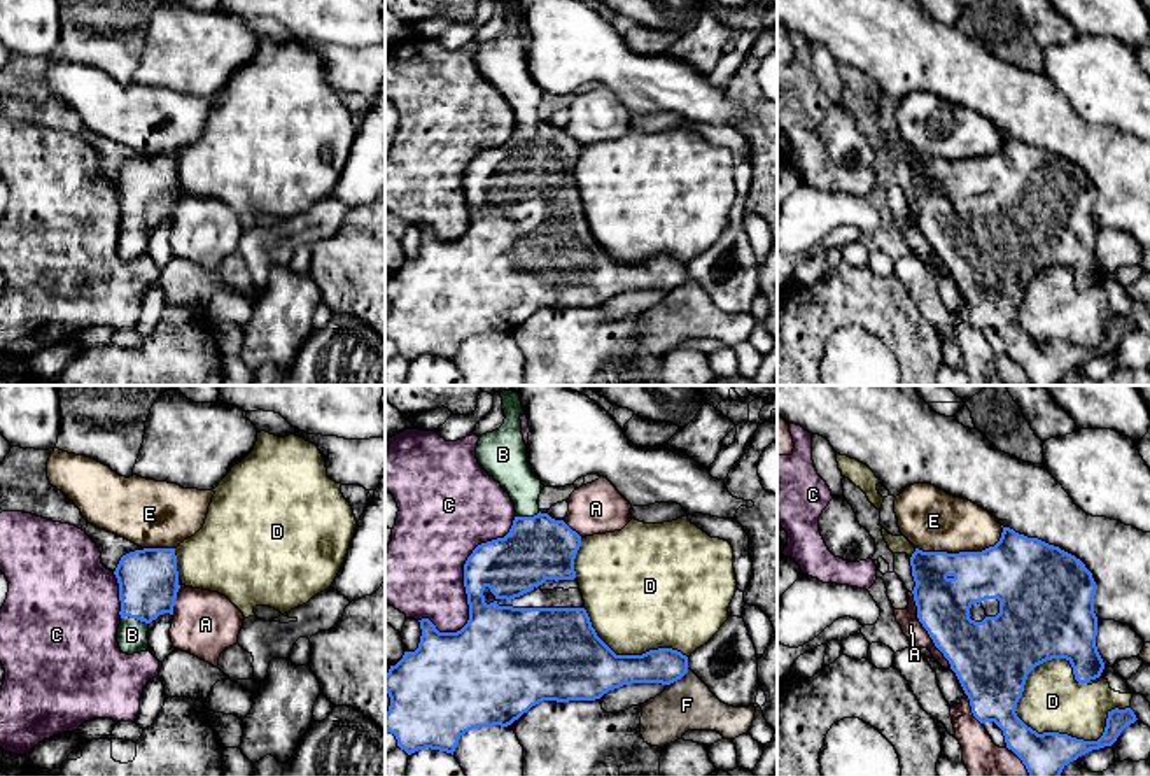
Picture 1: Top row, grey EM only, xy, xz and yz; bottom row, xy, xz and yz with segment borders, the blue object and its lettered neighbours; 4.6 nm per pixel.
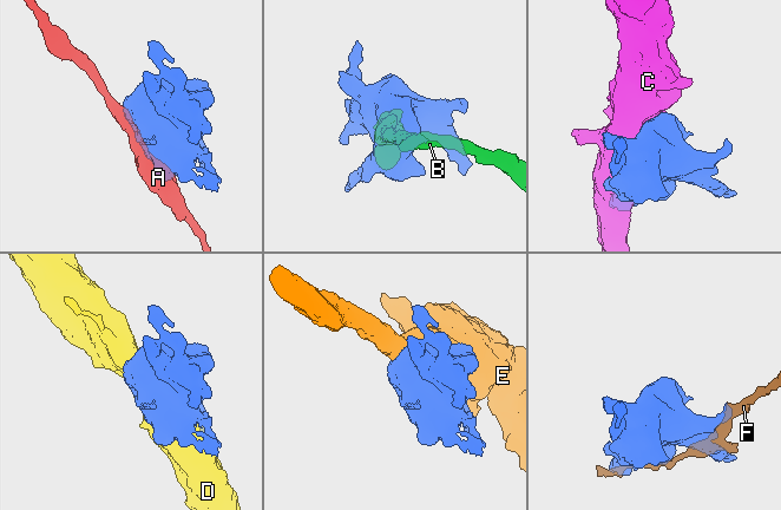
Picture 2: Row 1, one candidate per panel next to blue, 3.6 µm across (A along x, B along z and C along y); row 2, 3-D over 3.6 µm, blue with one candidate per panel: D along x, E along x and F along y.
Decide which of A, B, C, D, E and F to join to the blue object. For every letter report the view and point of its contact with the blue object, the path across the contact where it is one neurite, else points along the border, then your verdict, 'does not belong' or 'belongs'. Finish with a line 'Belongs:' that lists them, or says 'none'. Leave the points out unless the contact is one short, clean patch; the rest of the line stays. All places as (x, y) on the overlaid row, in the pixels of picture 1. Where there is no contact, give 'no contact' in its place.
A: yz (928, 633) | does not belong
B: xy (135, 617) | belongs
C: xz (464, 585) | does not belong
D: yz (1077, 740) | does not belong
E: yz (963, 552) | does not belong
F: xz (678, 678) | does not belong
Belongs: B

